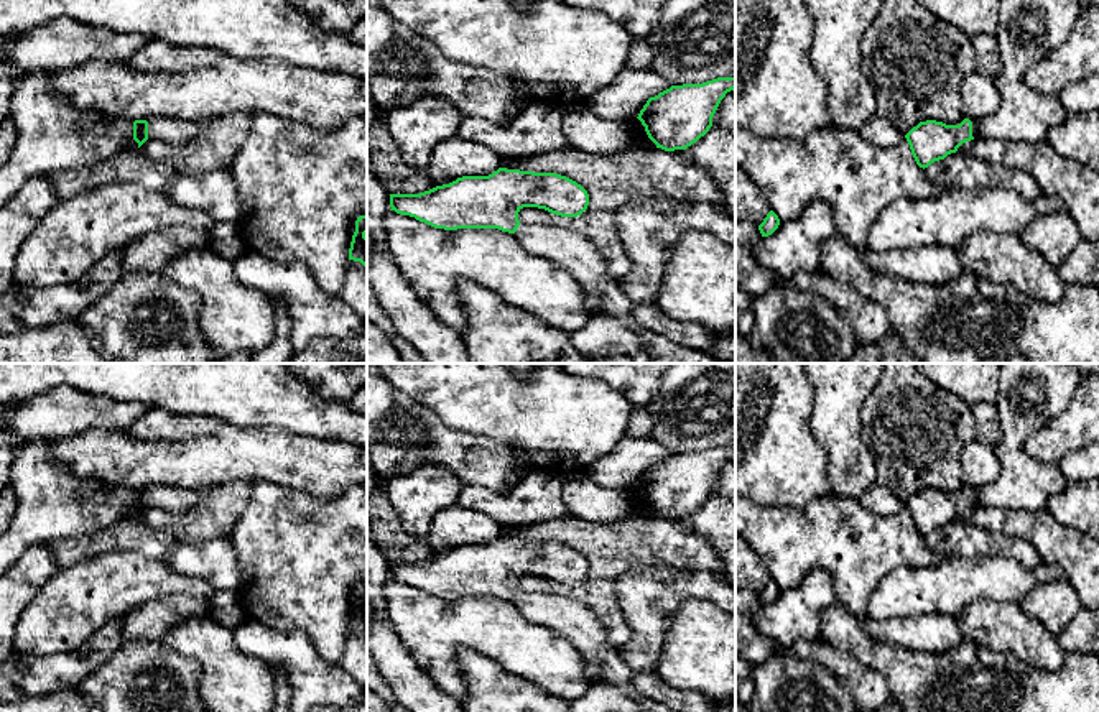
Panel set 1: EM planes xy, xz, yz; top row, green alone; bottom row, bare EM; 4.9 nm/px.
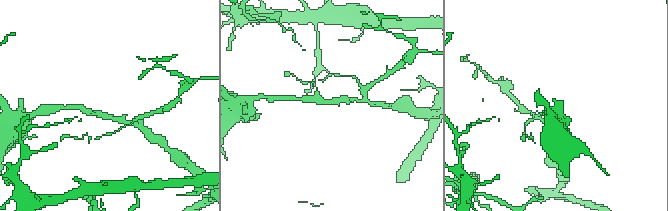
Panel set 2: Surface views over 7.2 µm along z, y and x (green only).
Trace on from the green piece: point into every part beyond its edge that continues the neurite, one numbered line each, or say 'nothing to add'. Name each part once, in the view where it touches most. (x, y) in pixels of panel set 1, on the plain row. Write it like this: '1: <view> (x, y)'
1: xy (163, 497)

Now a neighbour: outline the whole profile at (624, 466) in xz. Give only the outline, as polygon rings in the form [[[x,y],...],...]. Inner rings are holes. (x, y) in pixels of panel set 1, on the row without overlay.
[[[625,436],[605,457],[584,469],[584,475],[604,488],[632,490],[650,465],[670,455],[653,437]]]

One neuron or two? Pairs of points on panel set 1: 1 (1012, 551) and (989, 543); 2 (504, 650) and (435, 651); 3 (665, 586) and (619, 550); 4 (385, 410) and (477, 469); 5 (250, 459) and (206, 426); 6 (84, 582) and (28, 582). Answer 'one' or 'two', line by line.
1: one
2: one
3: two
4: one
5: two
6: two

